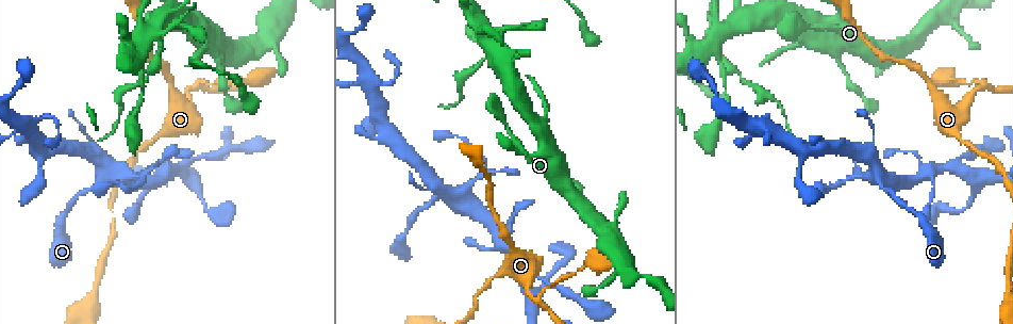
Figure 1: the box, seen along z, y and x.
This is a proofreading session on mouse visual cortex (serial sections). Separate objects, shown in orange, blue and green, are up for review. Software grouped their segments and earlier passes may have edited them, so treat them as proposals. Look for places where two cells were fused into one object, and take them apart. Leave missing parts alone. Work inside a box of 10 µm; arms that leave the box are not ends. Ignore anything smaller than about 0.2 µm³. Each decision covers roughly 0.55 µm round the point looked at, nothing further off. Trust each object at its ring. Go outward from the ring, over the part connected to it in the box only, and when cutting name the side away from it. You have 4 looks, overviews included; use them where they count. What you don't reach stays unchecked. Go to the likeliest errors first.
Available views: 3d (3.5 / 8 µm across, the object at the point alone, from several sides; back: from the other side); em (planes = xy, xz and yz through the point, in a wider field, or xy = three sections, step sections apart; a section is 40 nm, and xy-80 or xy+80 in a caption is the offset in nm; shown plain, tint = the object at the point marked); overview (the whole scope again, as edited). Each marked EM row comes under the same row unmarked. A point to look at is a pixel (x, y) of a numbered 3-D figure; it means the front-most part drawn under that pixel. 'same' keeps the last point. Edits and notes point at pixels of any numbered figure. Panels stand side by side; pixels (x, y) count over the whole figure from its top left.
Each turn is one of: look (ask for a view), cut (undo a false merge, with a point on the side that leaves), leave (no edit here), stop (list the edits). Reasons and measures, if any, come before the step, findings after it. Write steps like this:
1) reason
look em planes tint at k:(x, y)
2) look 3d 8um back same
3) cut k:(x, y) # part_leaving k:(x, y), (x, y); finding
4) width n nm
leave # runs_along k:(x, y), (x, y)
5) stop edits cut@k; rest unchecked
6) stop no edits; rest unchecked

three arms meet
look 3d 8um at 1:(197, 84)

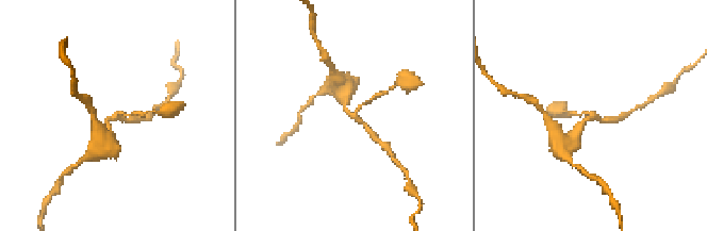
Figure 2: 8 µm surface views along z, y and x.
arms 3; arm_widths 150, 200, 300 nm
look em xy step 5 tint same

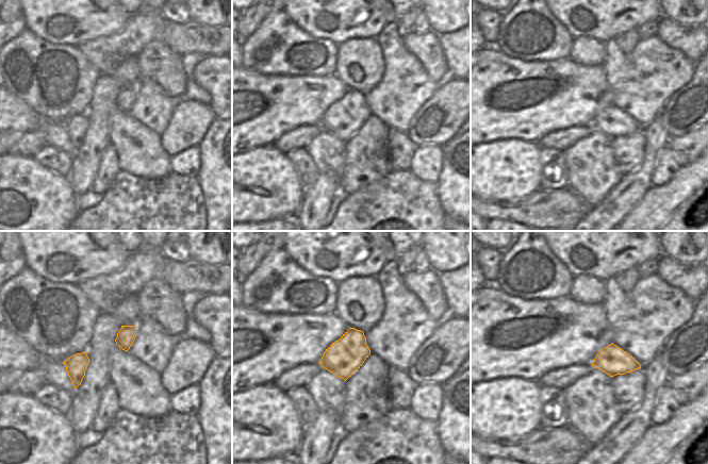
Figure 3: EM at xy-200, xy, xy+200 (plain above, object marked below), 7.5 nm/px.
leave # runs_along 2:(108, 135), (108, 119), (137, 114); all the same cell

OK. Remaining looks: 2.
three-way junction
look 3d 8um at 1:(103, 174)

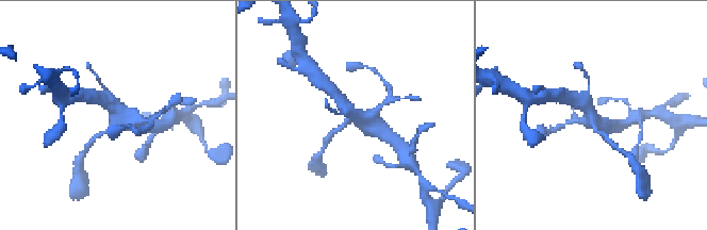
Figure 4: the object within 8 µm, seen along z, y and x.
shape alone is not enough
look em planes tint same

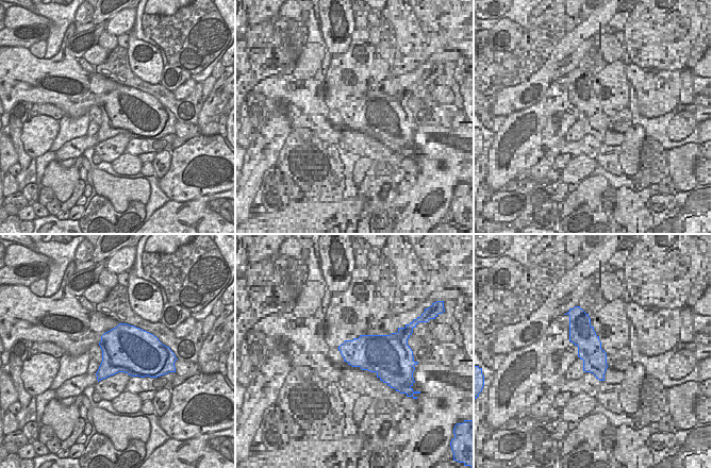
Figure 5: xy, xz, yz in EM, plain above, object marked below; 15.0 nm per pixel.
leave # one cell here

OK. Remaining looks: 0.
stop no edits; rest unchecked

